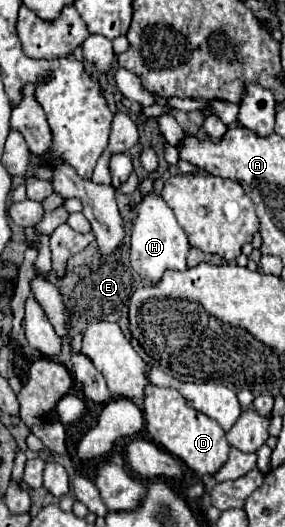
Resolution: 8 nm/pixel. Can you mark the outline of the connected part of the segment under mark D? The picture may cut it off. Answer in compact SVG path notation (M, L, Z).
M154 384L146 388L144 422L152 440L164 446L172 456L182 460L198 476L216 474L220 466L228 460L230 446L226 442L226 432L220 428L216 420L192 410L174 388L160 388Z

